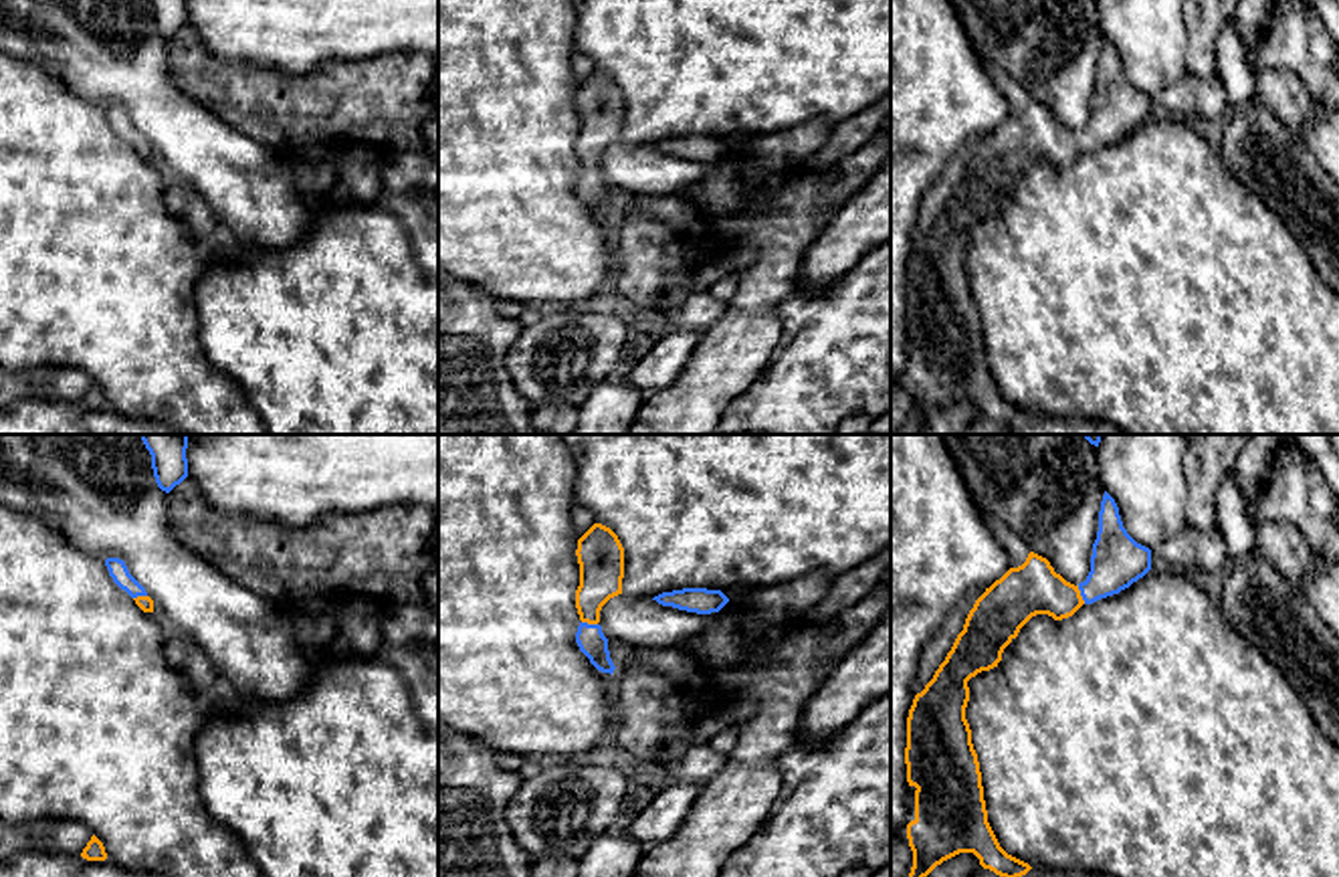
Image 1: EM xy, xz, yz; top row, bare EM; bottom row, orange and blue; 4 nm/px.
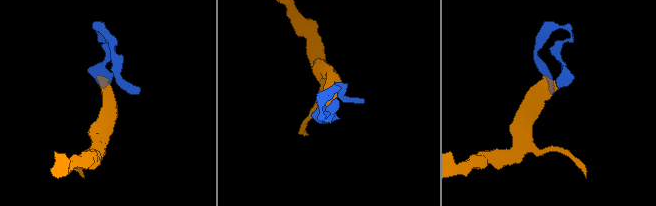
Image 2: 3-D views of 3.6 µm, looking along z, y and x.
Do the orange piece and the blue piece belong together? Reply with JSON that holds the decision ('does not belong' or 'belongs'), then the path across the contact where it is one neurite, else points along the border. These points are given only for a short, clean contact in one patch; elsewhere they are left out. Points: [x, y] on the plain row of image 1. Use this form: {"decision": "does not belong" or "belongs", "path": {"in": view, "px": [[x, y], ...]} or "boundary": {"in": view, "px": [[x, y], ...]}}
{"decision": "belongs", "path": {"in": "yz", "px": [[1033, 136], [1051, 142], [1079, 142], [1117, 108]]}}

